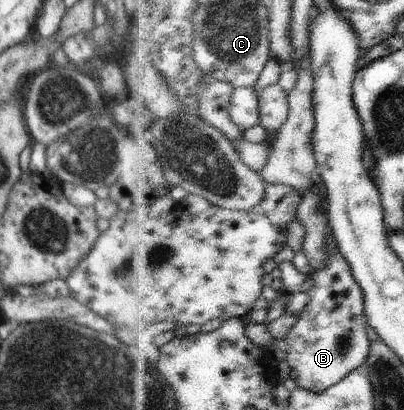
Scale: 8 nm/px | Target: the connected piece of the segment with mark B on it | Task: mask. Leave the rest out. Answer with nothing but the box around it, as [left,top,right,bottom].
[286,233,374,394]

